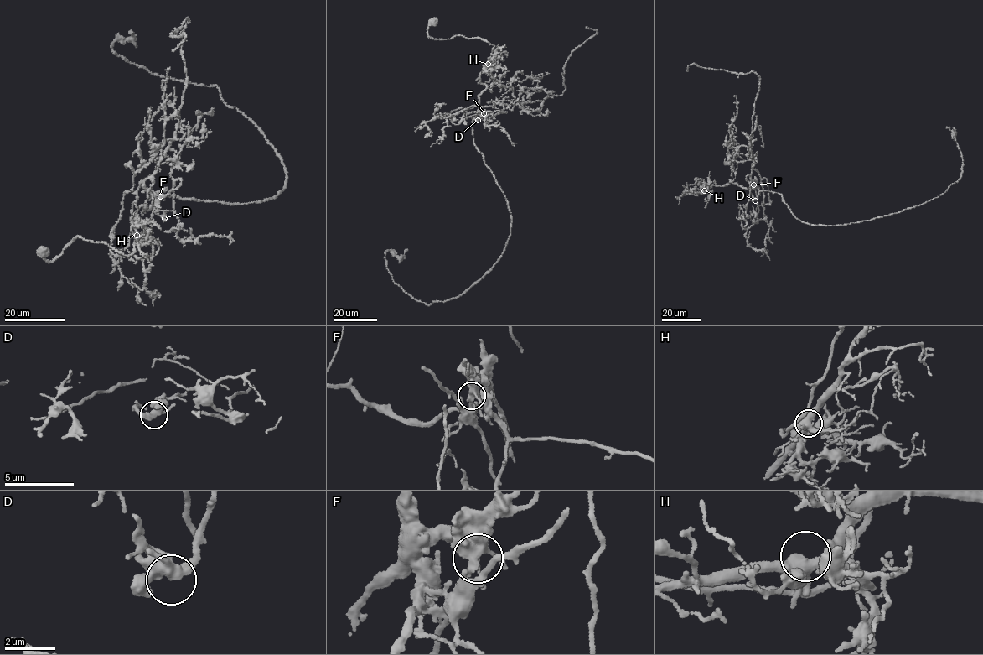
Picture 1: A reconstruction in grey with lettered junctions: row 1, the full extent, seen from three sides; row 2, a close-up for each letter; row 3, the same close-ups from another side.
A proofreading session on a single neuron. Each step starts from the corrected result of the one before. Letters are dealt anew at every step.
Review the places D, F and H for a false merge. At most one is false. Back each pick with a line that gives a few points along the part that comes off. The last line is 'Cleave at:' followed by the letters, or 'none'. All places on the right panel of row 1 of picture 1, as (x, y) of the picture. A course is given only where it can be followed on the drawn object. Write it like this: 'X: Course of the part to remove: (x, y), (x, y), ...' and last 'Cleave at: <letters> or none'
F: Course of the part to remove: (753, 184), (746, 178), (753, 164), (750, 142), (760, 77), (752, 71), (743, 74), (694, 64), (687, 70)
Cleave at: F

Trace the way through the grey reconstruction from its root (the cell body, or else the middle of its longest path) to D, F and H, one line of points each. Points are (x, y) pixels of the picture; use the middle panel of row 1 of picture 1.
D: (433, 22), (427, 29), (433, 38), (459, 35), (494, 45), (480, 75), (487, 88), (479, 96), (478, 120)
F: (433, 22), (427, 29), (433, 38), (459, 35), (494, 45), (480, 75), (487, 87), (478, 101), (484, 113)
H: (433, 22), (427, 29), (428, 35), (433, 38), (450, 39), (459, 35), (479, 38), (494, 45), (488, 64)

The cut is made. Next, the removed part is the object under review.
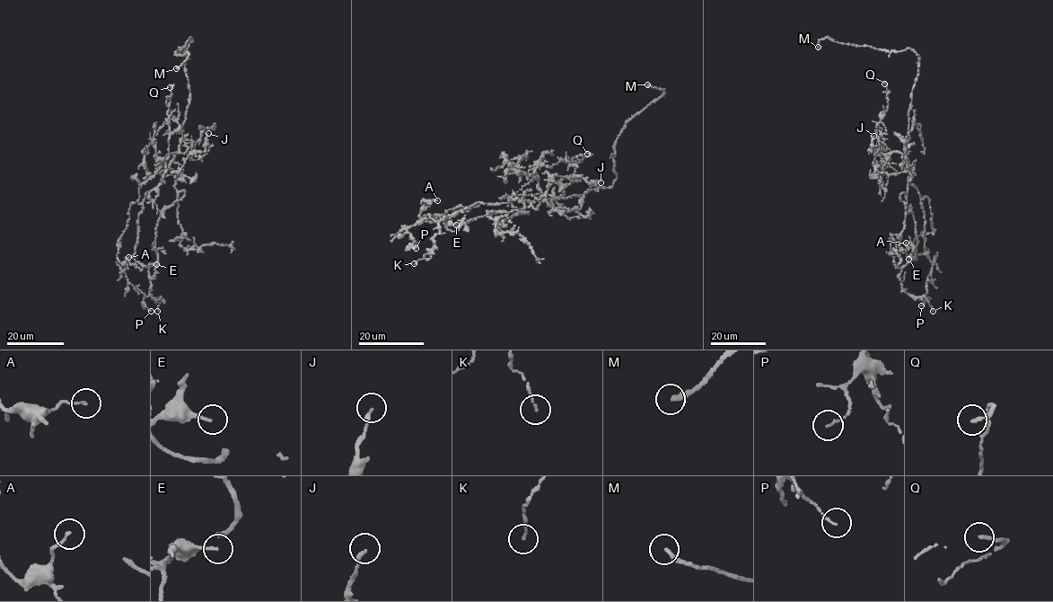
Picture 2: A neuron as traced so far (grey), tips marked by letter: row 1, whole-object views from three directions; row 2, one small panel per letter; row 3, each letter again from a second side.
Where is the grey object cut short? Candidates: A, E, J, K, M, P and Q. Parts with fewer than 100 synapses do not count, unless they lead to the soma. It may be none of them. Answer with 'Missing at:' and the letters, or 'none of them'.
Missing at: M

